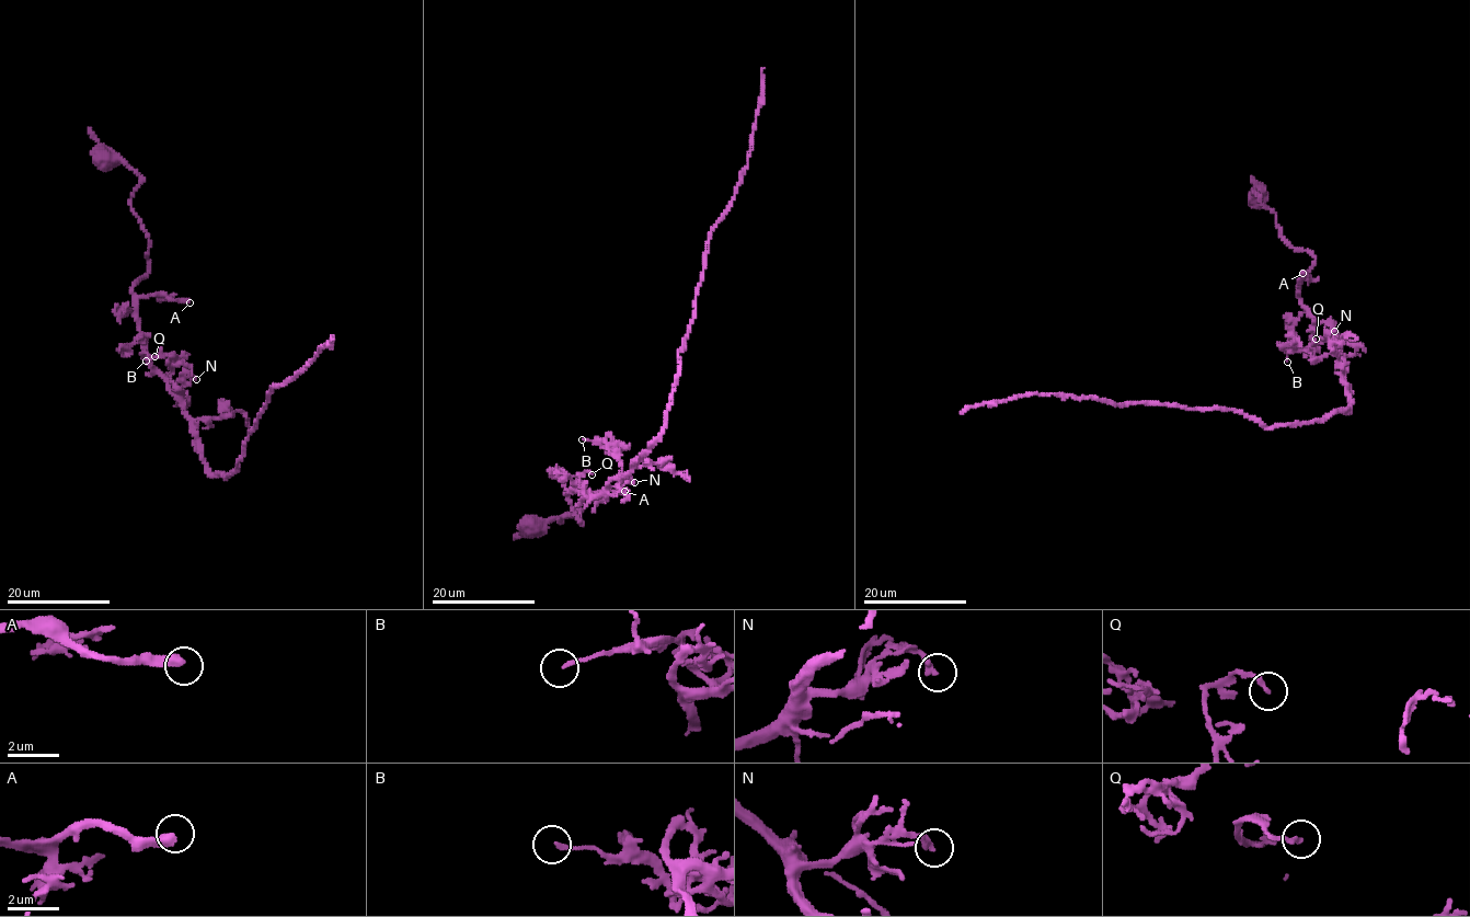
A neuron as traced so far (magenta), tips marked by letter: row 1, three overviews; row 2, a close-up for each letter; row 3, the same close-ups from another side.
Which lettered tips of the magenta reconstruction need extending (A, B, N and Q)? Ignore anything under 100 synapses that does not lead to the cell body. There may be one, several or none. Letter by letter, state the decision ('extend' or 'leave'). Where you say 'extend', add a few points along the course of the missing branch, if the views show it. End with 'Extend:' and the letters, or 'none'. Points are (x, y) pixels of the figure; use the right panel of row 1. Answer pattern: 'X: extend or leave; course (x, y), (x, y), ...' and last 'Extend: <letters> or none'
A: leave
B: leave
N: leave
Q: leave
Extend: none

